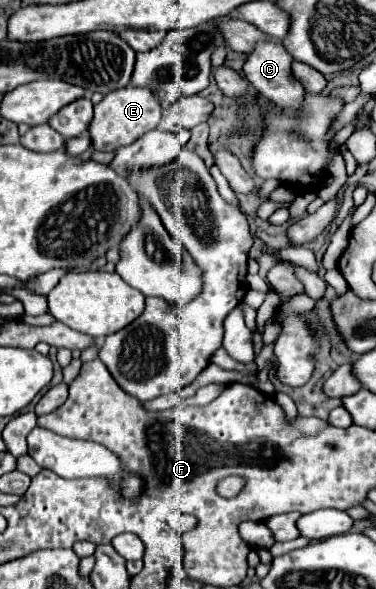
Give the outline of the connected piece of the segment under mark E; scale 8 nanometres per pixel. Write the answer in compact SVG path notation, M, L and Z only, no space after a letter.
M126 86L120 90L114 90L102 98L100 104L94 106L94 120L90 128L92 136L92 148L102 152L112 152L122 146L132 144L142 134L154 130L162 118L162 106L160 100L148 90L148 88L136 88Z

